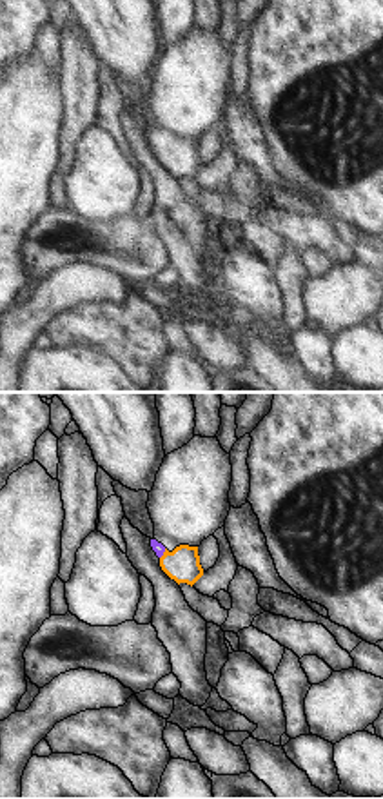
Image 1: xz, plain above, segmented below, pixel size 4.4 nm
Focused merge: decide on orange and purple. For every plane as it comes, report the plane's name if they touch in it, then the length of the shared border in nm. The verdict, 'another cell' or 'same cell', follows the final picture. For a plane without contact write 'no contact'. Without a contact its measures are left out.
xz | 50 nm

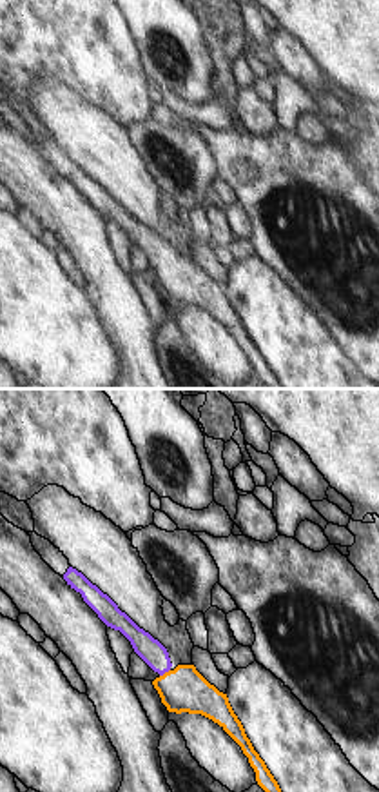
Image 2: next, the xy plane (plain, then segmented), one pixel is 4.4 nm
xy | 60 nm

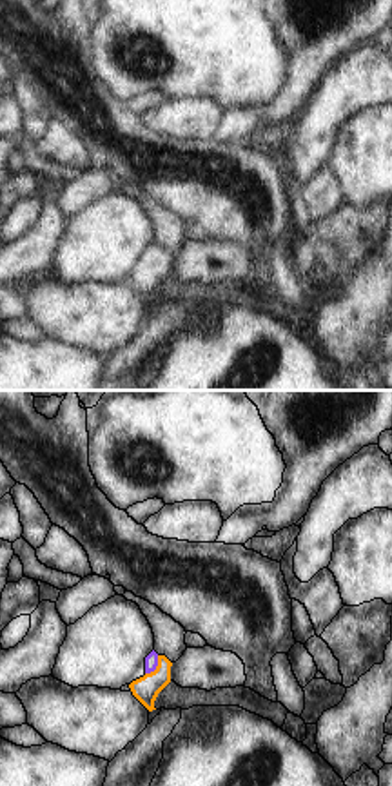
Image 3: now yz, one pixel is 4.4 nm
yz | 110 nm

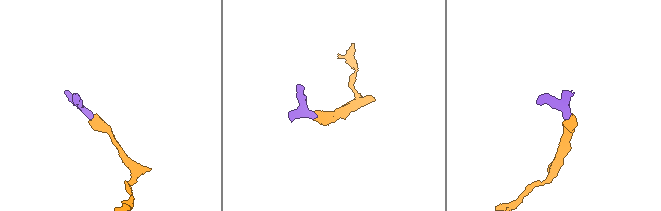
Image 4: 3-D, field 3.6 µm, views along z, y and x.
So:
same cell

